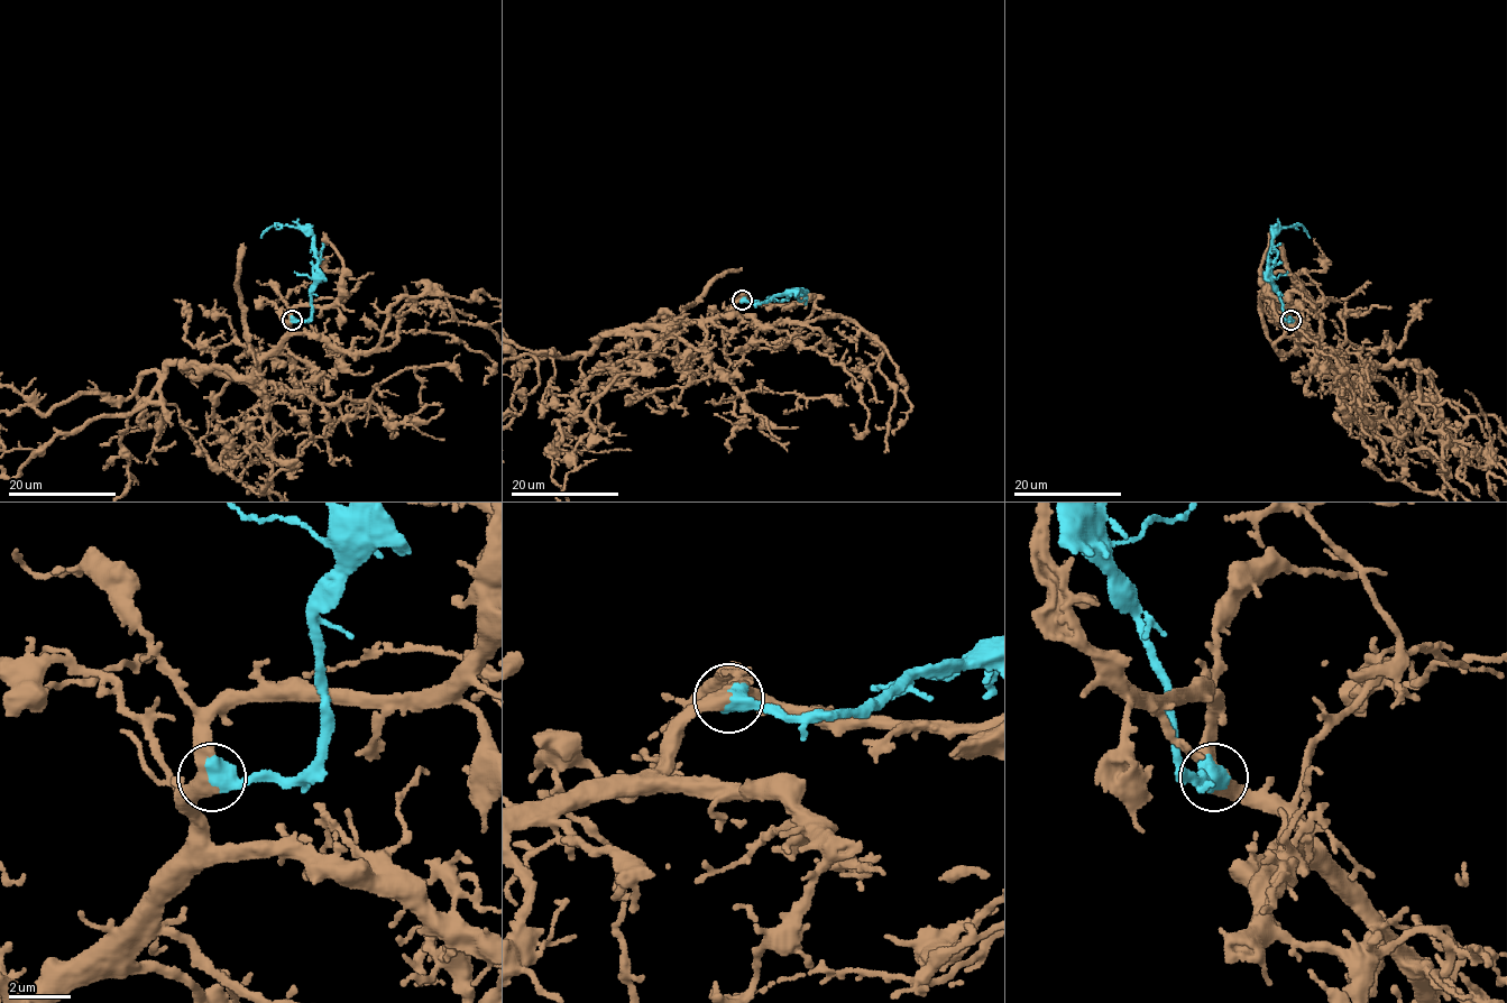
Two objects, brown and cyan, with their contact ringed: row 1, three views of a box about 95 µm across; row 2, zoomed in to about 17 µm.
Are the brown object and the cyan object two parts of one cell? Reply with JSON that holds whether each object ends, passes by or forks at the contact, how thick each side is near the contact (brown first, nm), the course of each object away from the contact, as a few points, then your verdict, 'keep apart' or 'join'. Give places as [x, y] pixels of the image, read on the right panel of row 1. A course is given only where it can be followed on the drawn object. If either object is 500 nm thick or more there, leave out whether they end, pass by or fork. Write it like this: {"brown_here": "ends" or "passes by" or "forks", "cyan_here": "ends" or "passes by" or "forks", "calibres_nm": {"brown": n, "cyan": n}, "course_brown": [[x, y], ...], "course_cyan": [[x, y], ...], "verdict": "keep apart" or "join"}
{"calibres_nm": {"brown": 460, "cyan": 700}, "course_cyan": [[1290, 320], [1284, 315], [1279, 292], [1271, 282], [1271, 239], [1293, 226], [1301, 226], [1310, 238]], "verdict": "join"}

